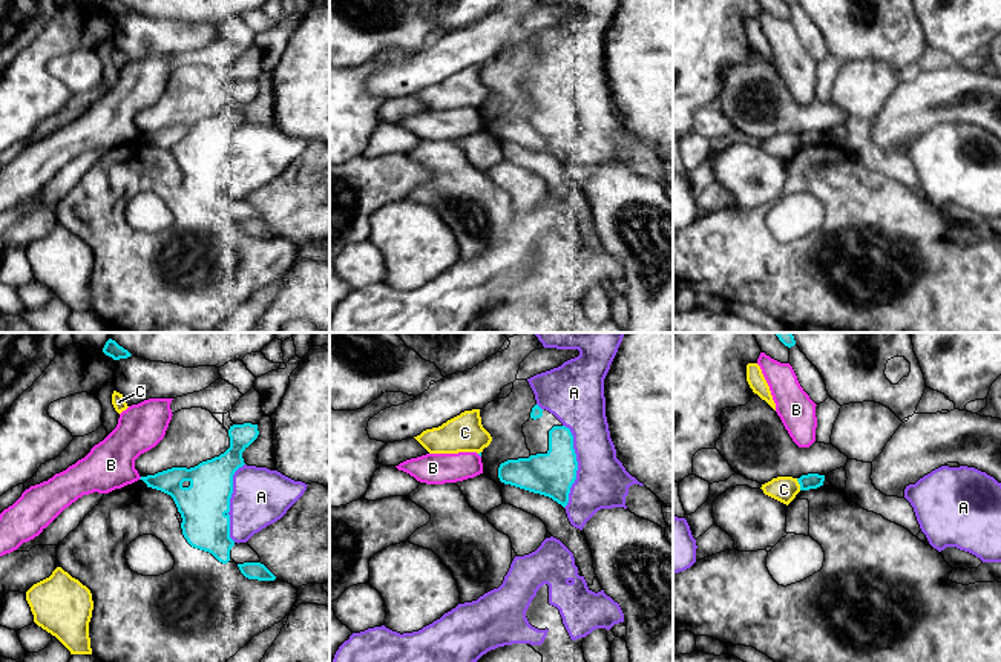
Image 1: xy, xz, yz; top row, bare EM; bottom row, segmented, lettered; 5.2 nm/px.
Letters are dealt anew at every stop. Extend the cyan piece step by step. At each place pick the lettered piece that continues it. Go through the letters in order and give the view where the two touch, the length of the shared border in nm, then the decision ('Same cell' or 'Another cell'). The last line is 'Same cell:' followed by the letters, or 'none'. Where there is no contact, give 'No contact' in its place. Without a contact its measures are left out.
A: Touches cyan in xz. Shared border 440 nm. Another cell
B: No contact. Another cell
C: Touches cyan in yz. Shared border 70 nm. Another cell
Same cell: none

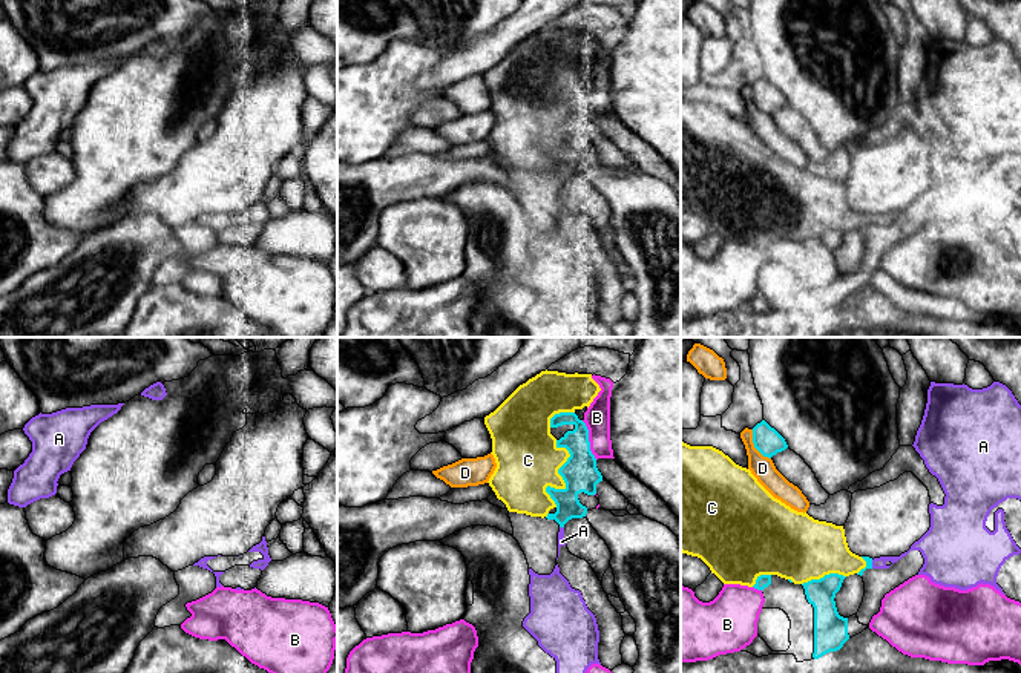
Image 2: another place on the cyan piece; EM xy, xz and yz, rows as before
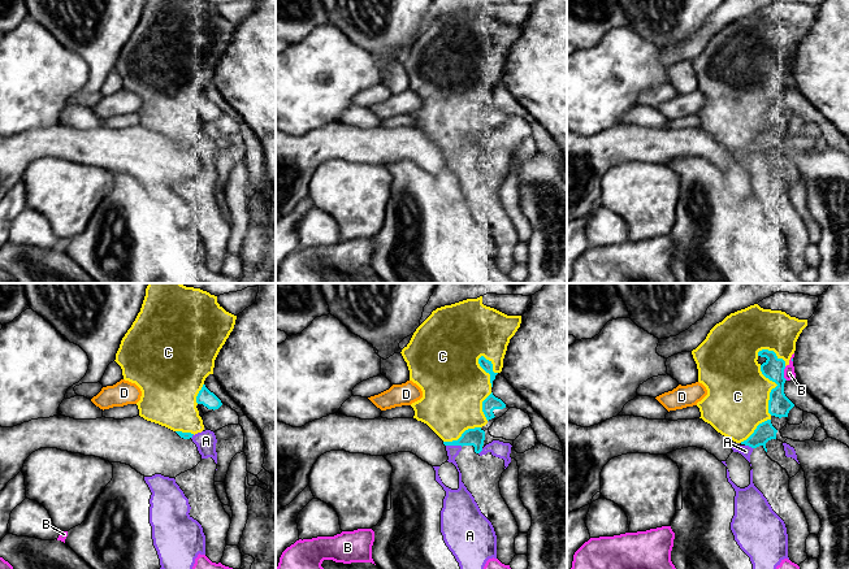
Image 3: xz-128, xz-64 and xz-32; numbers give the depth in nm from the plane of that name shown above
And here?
A: Touches cyan in yz. Shared border 50 nm. Another cell
B: Touches cyan in xz. Shared border 220 nm. Another cell
C: Touches cyan in xz. Shared border 360 nm. Same cell
D: Touches cyan in yz. Shared border 190 nm. Another cell
Same cell: C

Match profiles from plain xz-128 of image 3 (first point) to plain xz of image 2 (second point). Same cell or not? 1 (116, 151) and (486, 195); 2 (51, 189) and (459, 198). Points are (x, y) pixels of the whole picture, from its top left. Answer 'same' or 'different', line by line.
1: different
2: different

